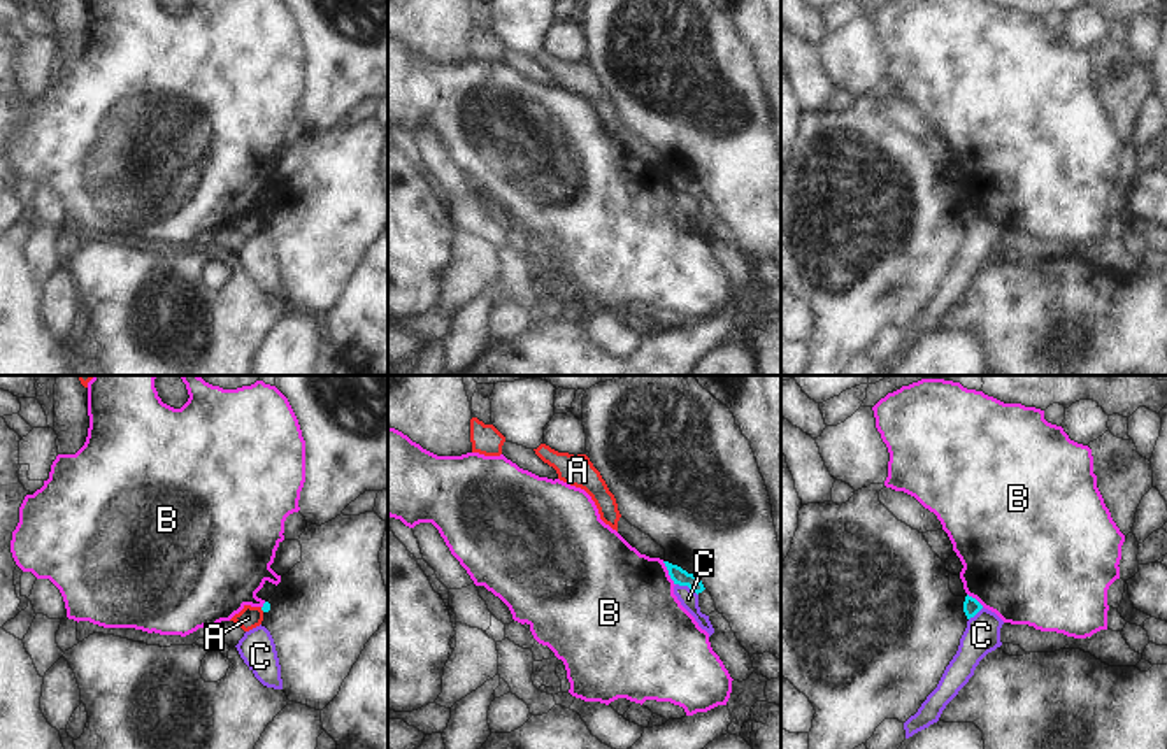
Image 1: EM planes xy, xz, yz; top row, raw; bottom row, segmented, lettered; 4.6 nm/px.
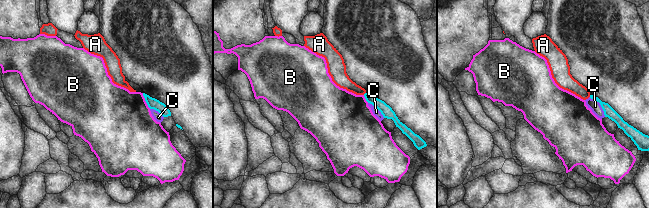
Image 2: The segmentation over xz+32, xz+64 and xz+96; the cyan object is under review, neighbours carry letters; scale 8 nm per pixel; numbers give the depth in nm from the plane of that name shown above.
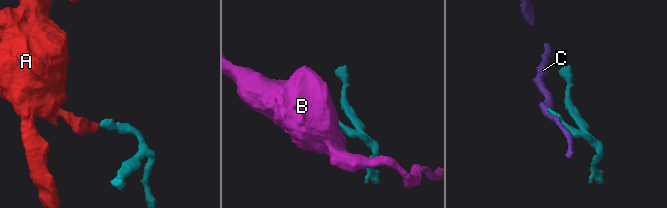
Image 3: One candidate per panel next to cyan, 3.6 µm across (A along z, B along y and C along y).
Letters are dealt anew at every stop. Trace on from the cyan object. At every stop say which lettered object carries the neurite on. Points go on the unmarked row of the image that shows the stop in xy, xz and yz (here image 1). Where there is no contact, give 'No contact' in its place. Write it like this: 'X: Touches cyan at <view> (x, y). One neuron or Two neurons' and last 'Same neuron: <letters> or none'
A: Touches cyan at xy (262, 216). Two neurons
B: Touches cyan at xz (669, 181). Two neurons
C: Touches cyan at xz (687, 192). Two neurons
Same neuron: none

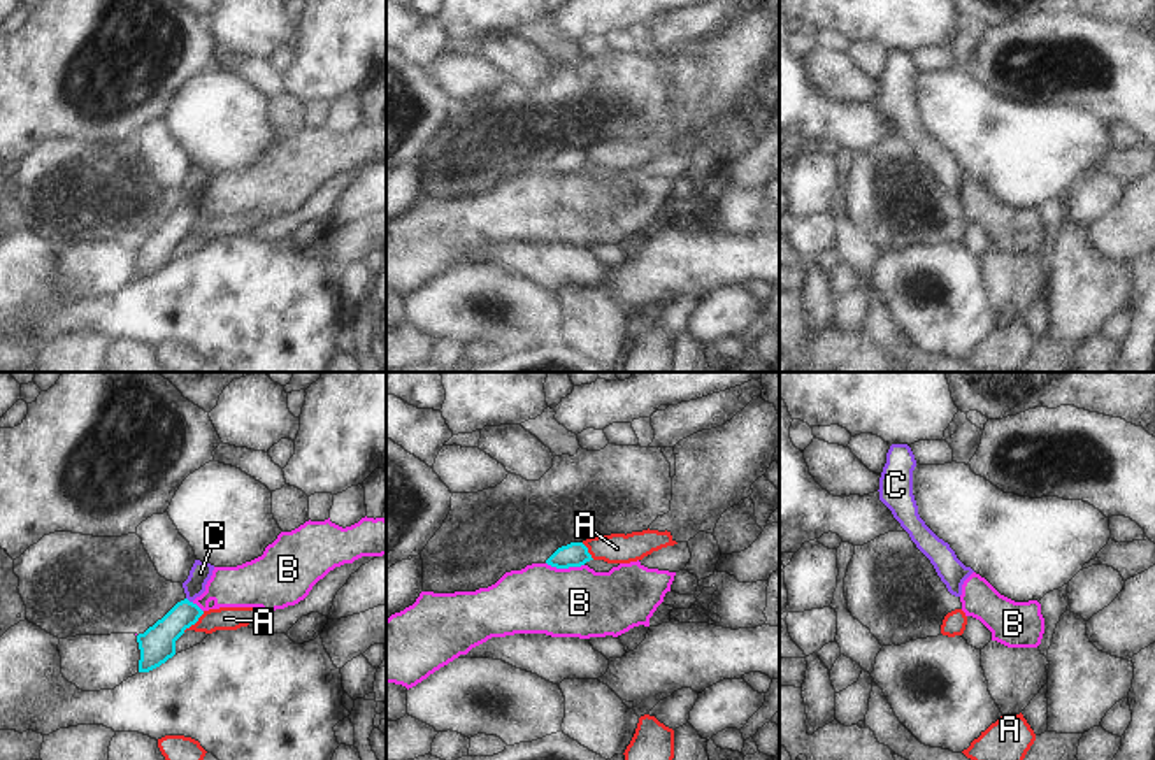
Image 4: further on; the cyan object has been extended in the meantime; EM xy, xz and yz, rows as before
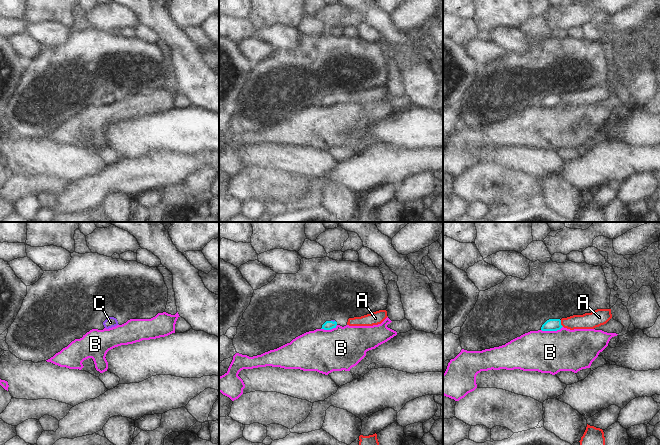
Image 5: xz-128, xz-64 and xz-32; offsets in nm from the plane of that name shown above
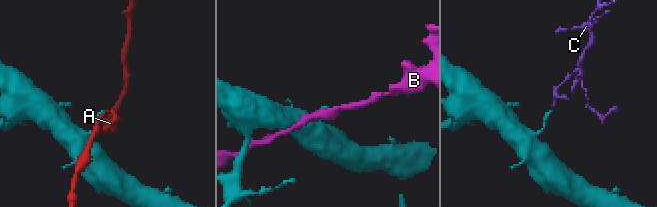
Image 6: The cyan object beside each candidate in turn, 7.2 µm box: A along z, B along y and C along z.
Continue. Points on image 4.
A: Touches cyan at xy (193, 230). Two neurons
B: Touches cyan at xz (566, 174). Two neurons
C: Touches cyan at xy (188, 207). One neuron
Same neuron: C

